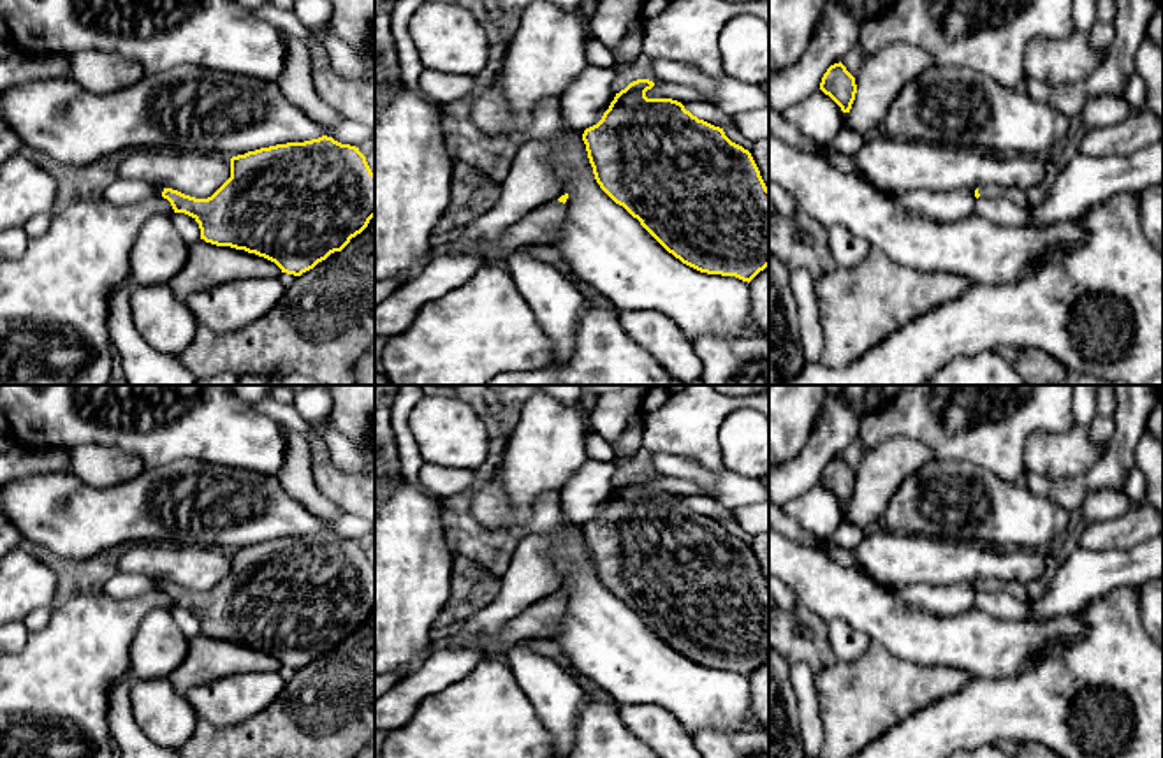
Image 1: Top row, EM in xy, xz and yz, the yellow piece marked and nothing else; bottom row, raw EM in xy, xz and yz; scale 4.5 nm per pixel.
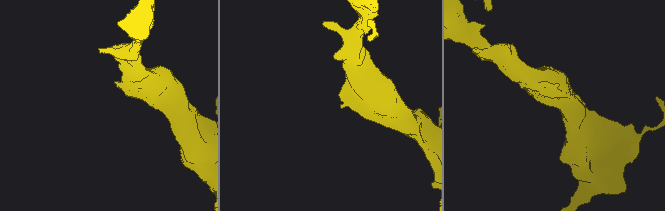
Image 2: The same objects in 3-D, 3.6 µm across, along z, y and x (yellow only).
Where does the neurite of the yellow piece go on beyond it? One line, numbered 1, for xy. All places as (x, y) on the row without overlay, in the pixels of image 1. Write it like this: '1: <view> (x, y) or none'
1: none

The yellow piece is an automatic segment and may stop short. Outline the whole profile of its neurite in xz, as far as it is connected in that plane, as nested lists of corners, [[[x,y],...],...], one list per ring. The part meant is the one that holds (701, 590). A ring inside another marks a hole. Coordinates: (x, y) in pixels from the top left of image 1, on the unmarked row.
[[[637,473],[616,487],[602,514],[586,522],[582,535],[600,582],[683,658],[707,668],[751,675],[769,660],[769,582],[748,543],[732,536],[723,522],[699,514],[672,492],[647,492],[655,480]]]

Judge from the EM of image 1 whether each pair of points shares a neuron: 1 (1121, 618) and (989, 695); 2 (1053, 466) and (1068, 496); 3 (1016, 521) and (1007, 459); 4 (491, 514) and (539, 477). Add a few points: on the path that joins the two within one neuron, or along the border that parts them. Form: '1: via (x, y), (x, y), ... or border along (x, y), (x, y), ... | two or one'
1: via (1088, 651), (1044, 695), (1023, 695) | one
2: border along (1098, 461), (1084, 473), (1045, 481) | two
3: border along (973, 463), (1009, 481), (1019, 481) | two
4: border along (500, 466), (504, 491), (514, 512), (523, 519) | two

